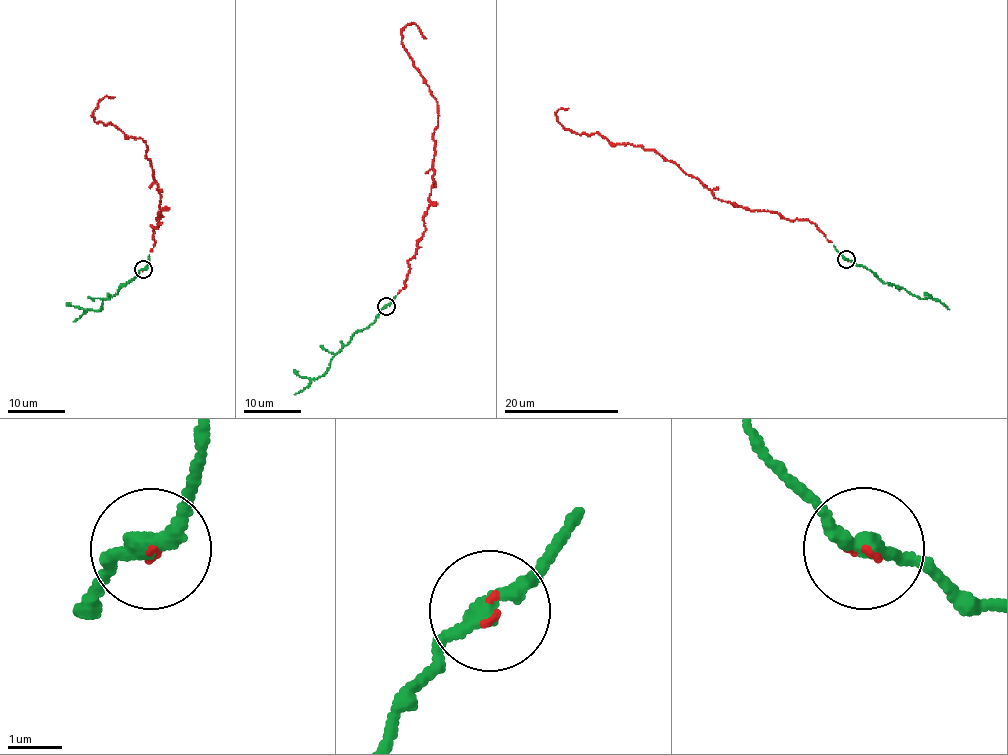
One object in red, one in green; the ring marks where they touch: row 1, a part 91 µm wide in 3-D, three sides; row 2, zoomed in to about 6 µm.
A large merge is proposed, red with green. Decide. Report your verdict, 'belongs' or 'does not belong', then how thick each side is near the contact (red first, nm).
belongs; calibres 70 and 320 nm

